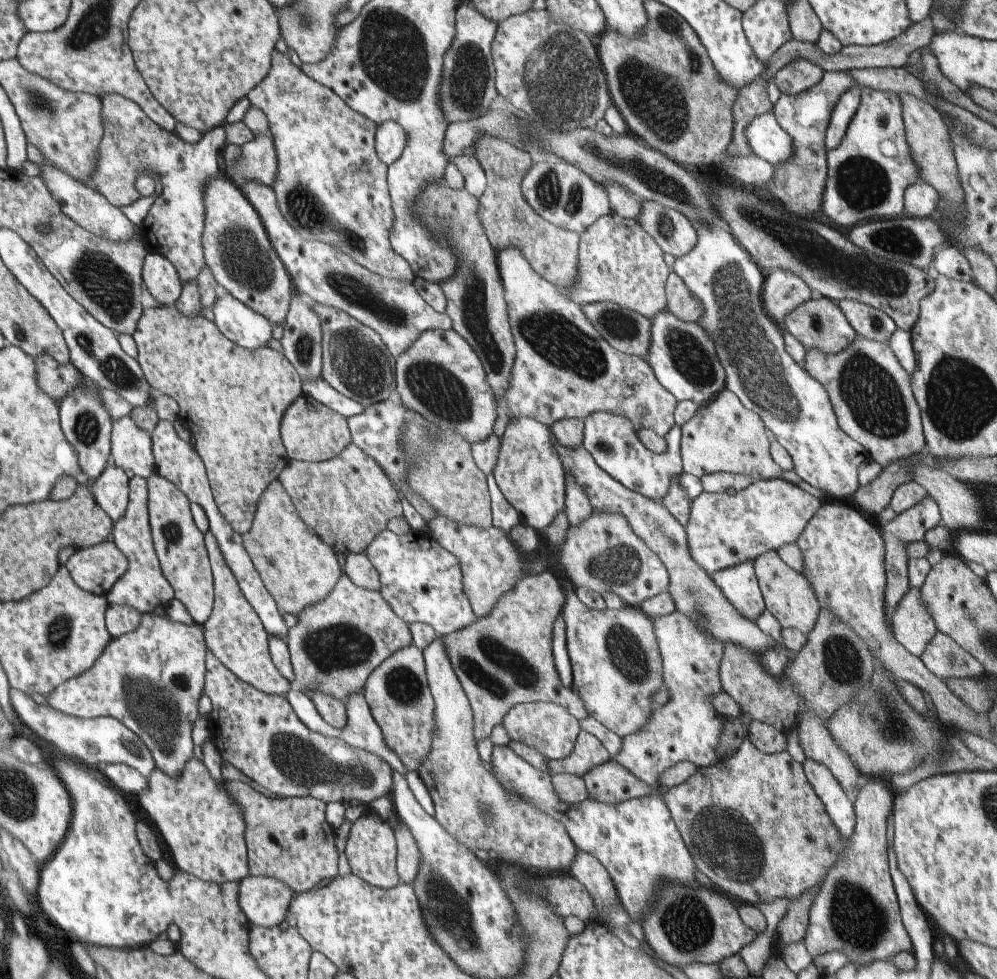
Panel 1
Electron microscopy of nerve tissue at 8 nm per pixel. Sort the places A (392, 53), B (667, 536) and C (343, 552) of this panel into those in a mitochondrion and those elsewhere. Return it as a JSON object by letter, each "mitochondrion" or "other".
{"A":"mitochondrion","B":"mitochondrion","C":"other"}

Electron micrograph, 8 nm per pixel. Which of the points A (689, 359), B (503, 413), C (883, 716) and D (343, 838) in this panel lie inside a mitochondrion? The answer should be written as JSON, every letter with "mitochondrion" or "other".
{"A":"mitochondrion","B":"other","C":"mitochondrion","D":"other"}

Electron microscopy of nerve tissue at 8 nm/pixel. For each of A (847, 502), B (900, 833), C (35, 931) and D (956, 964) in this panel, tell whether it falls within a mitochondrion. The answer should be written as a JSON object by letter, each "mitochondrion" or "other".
{"A":"other","B":"other","C":"other","D":"other"}

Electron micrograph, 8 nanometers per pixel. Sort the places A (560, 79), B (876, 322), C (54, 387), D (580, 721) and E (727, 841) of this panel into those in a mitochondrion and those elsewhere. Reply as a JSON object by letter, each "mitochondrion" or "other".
{"A":"mitochondrion","B":"mitochondrion","C":"other","D":"other","E":"mitochondrion"}

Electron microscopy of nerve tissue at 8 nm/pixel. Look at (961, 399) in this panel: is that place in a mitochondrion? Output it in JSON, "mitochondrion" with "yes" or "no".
{"mitochondrion":"yes"}

